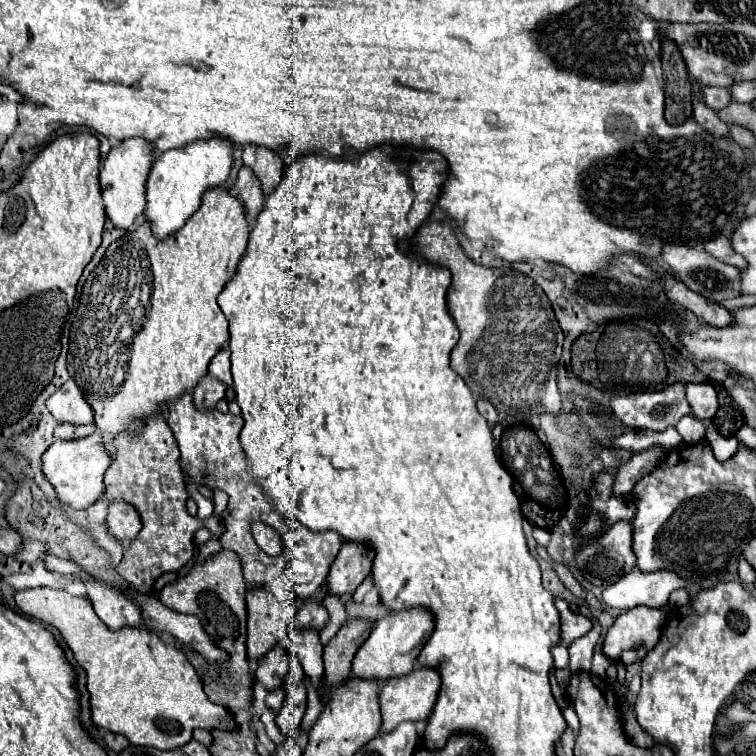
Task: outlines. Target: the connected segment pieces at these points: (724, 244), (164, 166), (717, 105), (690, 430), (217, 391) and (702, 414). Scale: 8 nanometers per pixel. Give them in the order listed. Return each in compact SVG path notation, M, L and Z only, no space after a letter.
M716 236L716 238L710 238L704 242L704 250L714 256L716 260L724 262L724 264L732 264L736 268L744 268L744 258L742 256L736 256L730 248L730 240L726 236Z
M224 138L194 142L184 148L164 152L152 164L152 170L146 182L144 218L150 222L152 236L162 242L174 236L196 212L196 208L200 208L202 196L208 190L218 188L228 180L230 168L232 168L232 144Z
M704 88L702 94L704 94L702 96L704 104L712 110L720 110L720 108L724 108L724 104L730 102L726 88Z
M692 414L684 416L684 418L676 424L676 430L678 430L678 434L682 436L682 440L688 442L688 444L698 444L698 442L702 442L702 440L704 440L704 432L706 432L706 428L704 428Z
M208 374L204 376L204 380L200 380L200 384L192 392L194 406L200 412L210 412L224 398L224 392L226 392L226 386Z
M686 384L686 398L692 408L692 414L698 420L710 420L718 410L718 396L712 384Z

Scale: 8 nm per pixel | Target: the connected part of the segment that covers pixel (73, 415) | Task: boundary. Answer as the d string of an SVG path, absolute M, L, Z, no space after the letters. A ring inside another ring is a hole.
M68 380L64 386L60 386L60 390L46 400L46 406L58 424L68 422L80 426L80 424L92 424L94 420L92 408L84 400L82 390L76 386L74 380Z

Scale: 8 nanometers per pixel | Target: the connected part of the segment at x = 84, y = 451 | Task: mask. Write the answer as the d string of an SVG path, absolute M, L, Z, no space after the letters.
M98 432L70 442L56 440L42 454L42 474L52 484L58 502L72 510L84 510L104 494L104 472L108 464L110 464L110 456L102 448L102 438Z

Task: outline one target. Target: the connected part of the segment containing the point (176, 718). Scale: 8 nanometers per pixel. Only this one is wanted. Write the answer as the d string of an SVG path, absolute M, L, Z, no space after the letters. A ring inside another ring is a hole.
M30 588L30 590L20 590L14 594L16 606L46 624L52 624L60 630L64 642L74 654L74 660L84 668L86 672L86 686L90 692L90 710L92 710L92 722L96 728L104 728L114 734L122 734L128 738L130 744L134 746L154 746L158 750L174 750L180 748L182 744L188 744L192 740L192 730L194 728L222 728L222 730L232 730L236 724L232 714L224 706L212 704L204 690L202 682L194 670L194 666L186 660L186 656L176 650L174 646L166 646L156 634L148 632L146 628L126 628L124 632L112 632L104 628L104 622L96 616L92 604L88 598L72 596L64 590L54 590L54 588Z

